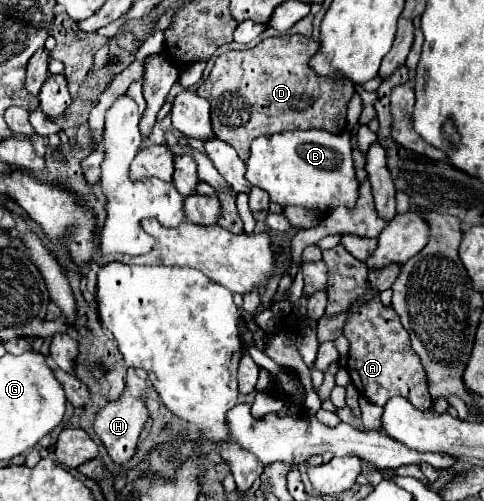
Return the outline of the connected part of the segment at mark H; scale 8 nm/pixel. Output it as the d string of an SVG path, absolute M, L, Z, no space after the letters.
M127 369L125 381L127 381L127 389L125 389L125 393L121 395L121 399L117 399L117 401L113 401L113 403L107 403L107 405L97 413L95 423L93 423L93 429L95 429L97 437L103 441L103 445L105 445L105 449L107 449L109 457L111 457L113 463L117 463L117 465L123 465L123 463L127 463L127 461L133 457L135 447L137 447L139 433L141 433L141 429L143 429L143 425L145 425L145 421L147 421L147 417L149 417L149 415L147 415L147 409L145 409L145 405L143 405L143 401L139 399L139 397L145 393L147 383L145 383L143 379L139 379L133 369Z

